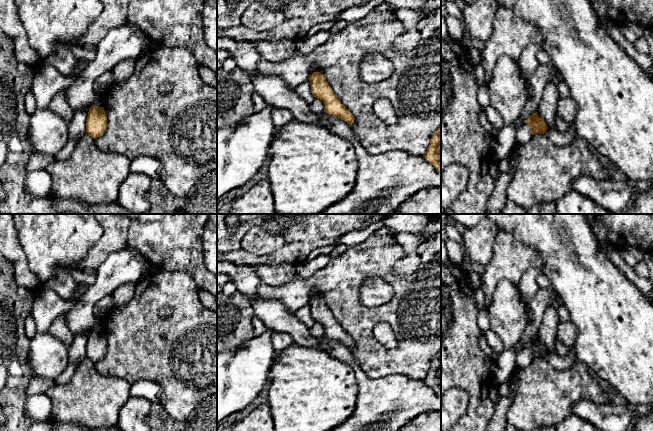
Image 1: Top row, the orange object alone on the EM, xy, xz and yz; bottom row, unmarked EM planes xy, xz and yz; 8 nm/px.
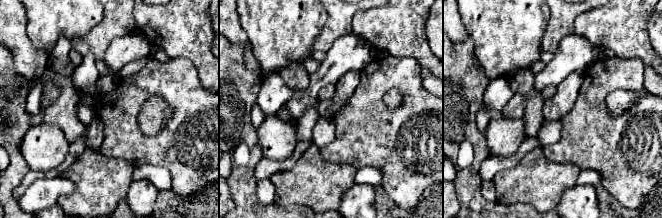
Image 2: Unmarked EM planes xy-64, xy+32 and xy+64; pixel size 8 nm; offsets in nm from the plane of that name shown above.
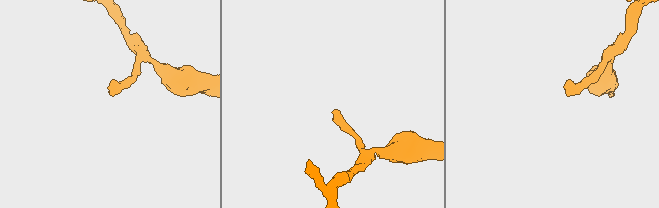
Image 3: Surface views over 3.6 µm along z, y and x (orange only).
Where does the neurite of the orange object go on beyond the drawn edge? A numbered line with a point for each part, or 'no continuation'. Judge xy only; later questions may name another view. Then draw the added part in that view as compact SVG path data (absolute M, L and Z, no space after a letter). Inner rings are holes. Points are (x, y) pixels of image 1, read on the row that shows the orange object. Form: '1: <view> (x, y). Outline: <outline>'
no continuation

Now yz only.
1: yz (523, 134). Outline: M524 121L518 126L516 131L516 142L520 145L528 143L532 138L530 127Z

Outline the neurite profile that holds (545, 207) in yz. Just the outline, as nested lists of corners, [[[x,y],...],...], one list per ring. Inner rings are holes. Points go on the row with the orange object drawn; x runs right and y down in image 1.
[[[555,202],[538,203],[527,209],[528,214],[556,214]]]

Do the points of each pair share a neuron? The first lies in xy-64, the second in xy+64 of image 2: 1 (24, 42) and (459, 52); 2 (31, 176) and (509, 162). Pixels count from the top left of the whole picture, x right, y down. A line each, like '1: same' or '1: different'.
1: different
2: same

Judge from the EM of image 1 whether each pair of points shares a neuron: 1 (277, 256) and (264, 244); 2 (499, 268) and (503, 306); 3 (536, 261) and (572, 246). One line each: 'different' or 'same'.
1: different
2: different
3: different

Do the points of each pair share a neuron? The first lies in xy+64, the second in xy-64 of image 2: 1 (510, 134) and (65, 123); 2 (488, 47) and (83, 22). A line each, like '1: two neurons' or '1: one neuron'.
1: two neurons
2: one neuron

